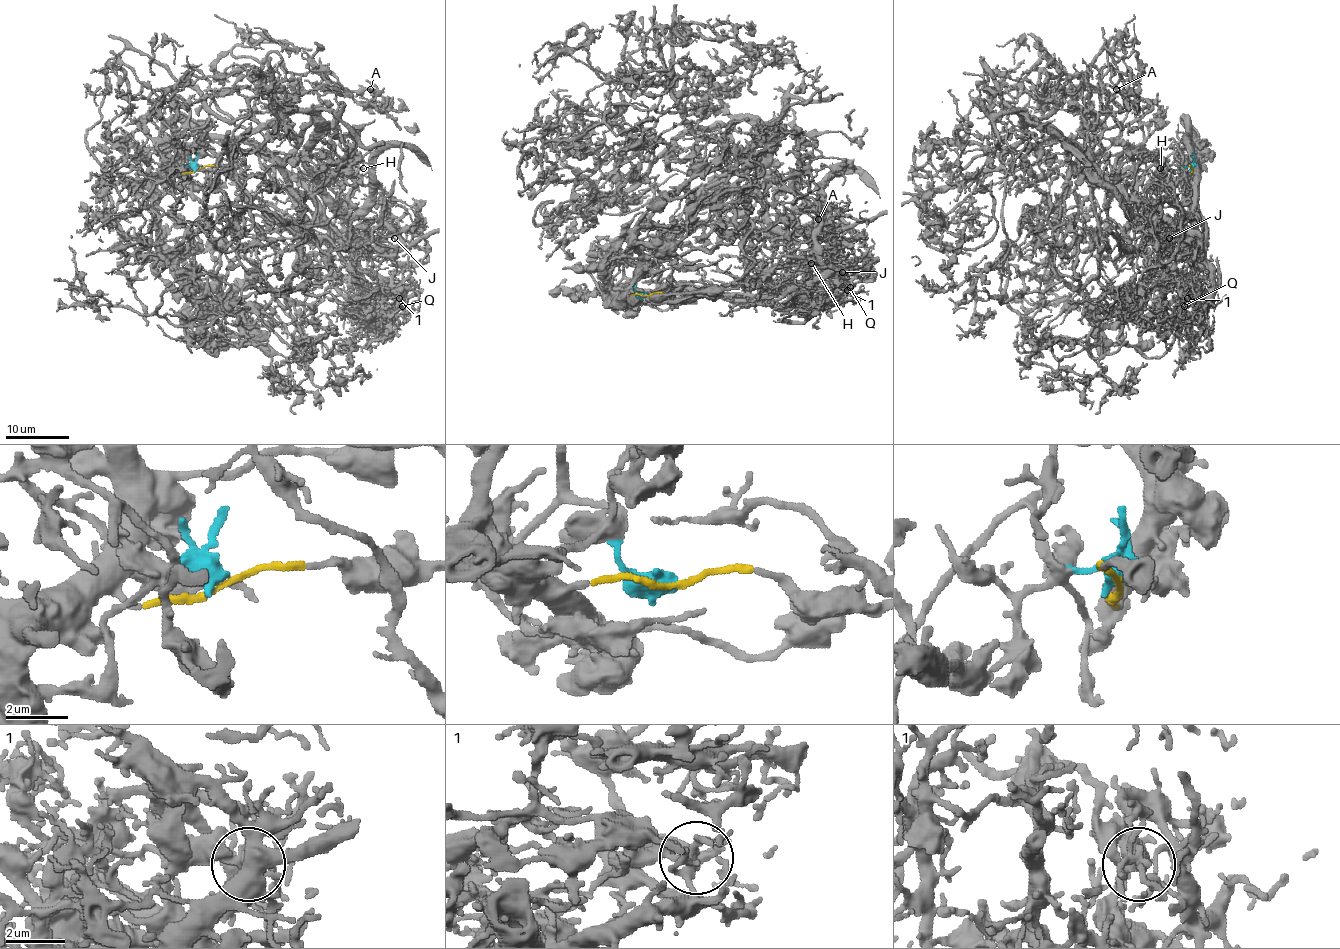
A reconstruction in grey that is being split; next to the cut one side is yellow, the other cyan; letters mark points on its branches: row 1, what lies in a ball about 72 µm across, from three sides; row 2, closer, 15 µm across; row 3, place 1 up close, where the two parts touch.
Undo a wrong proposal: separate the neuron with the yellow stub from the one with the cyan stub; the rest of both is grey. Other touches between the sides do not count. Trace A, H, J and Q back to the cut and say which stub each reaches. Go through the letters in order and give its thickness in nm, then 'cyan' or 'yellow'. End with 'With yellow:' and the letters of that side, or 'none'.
A: 180 nm thick; cyan
H: 130 nm thick; yellow
J: 120 nm thick; yellow
Q: 150 nm thick; yellow
With yellow: H, J, Q

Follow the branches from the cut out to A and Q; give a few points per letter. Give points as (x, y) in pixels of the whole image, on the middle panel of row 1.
A: (646, 295), (639, 250), (733, 239), (748, 198), (713, 185), (668, 253), (719, 210), (788, 241), (818, 218)
Q: (646, 295), (630, 295), (625, 301), (625, 285), (716, 290), (812, 312), (836, 304), (850, 287)

